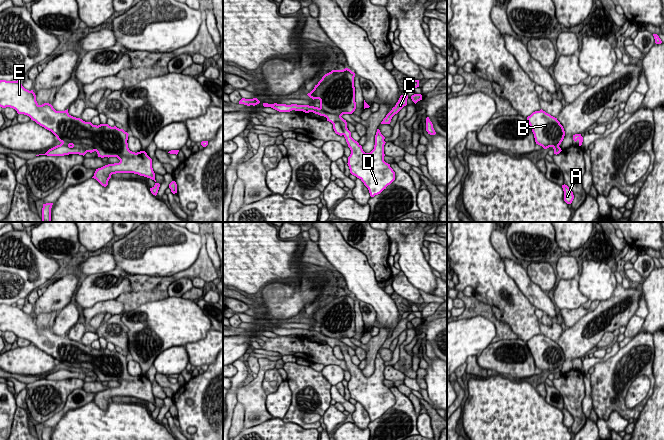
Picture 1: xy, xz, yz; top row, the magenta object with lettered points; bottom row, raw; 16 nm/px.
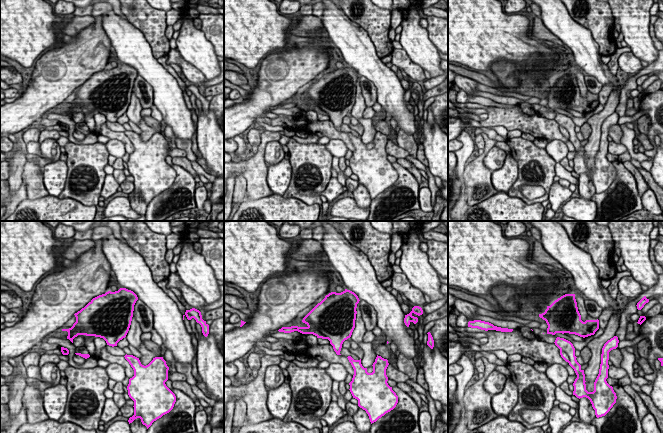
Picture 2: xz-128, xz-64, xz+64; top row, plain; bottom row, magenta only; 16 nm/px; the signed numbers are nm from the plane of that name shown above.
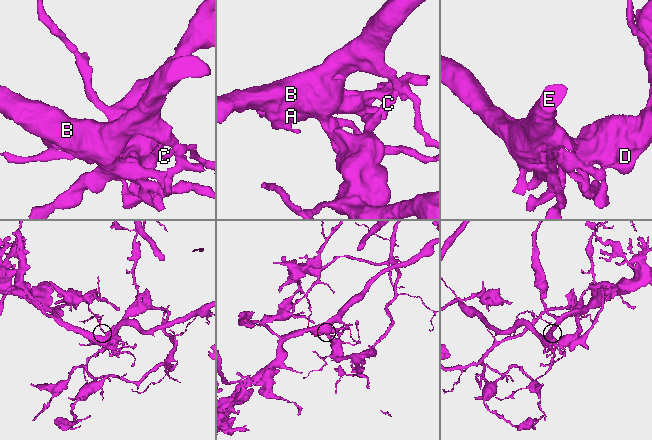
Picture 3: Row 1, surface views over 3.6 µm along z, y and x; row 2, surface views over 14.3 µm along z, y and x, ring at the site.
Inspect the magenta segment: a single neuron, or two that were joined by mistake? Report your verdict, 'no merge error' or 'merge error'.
merge error

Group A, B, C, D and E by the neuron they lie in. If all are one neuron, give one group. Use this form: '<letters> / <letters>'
A B E / C D

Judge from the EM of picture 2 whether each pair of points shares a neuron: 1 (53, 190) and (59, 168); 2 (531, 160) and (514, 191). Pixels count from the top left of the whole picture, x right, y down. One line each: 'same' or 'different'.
1: same
2: same

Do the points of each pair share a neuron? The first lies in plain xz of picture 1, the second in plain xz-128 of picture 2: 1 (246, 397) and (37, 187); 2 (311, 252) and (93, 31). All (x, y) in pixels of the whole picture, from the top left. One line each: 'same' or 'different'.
1: same
2: different

